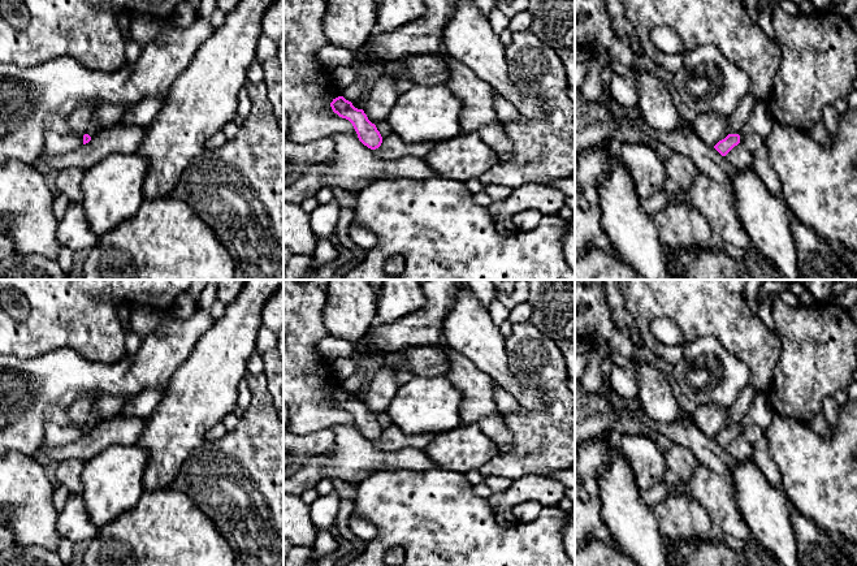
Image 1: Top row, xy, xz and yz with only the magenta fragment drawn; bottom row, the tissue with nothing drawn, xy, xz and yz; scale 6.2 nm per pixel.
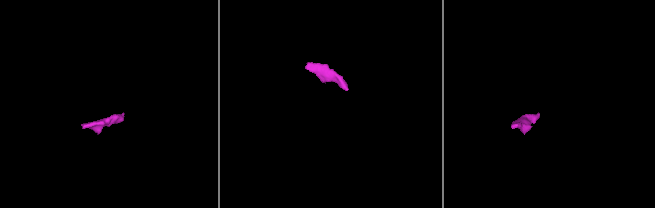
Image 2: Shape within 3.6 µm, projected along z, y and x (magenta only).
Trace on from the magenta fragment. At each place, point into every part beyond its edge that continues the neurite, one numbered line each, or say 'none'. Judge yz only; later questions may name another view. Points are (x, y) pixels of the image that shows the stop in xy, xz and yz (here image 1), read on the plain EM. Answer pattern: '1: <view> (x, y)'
1: yz (760, 413)

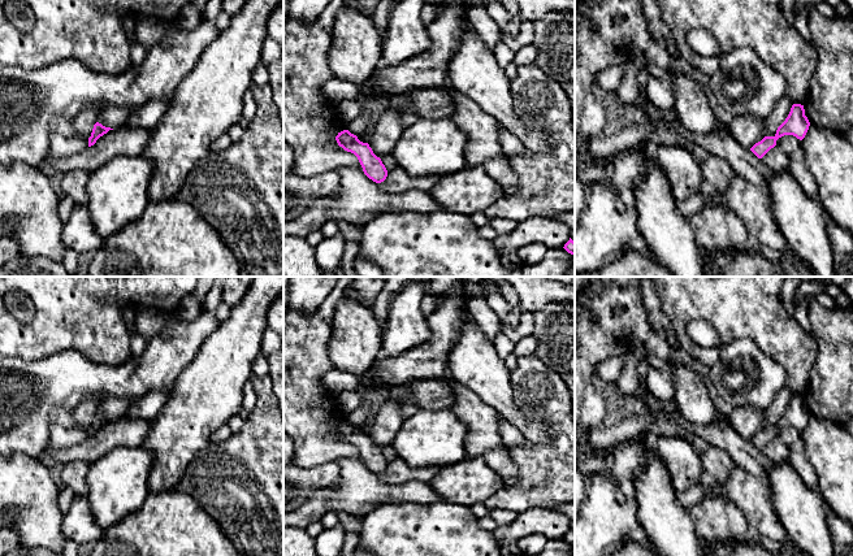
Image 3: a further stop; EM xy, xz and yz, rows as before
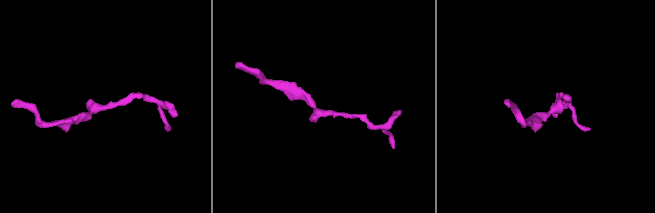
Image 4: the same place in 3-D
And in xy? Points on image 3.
none

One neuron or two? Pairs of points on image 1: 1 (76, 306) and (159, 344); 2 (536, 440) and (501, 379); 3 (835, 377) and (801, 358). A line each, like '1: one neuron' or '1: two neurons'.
1: two neurons
2: two neurons
3: one neuron

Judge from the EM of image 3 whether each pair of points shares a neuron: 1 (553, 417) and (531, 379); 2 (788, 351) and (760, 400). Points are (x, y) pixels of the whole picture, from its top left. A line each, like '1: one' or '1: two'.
1: one
2: two

